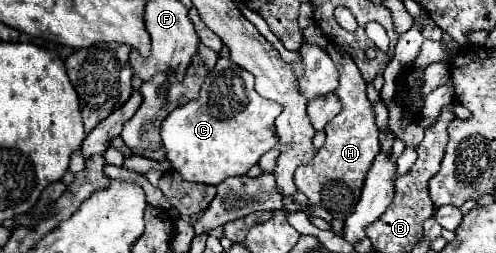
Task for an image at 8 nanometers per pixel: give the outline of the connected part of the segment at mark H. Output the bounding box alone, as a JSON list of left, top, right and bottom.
[294,45,380,219]

